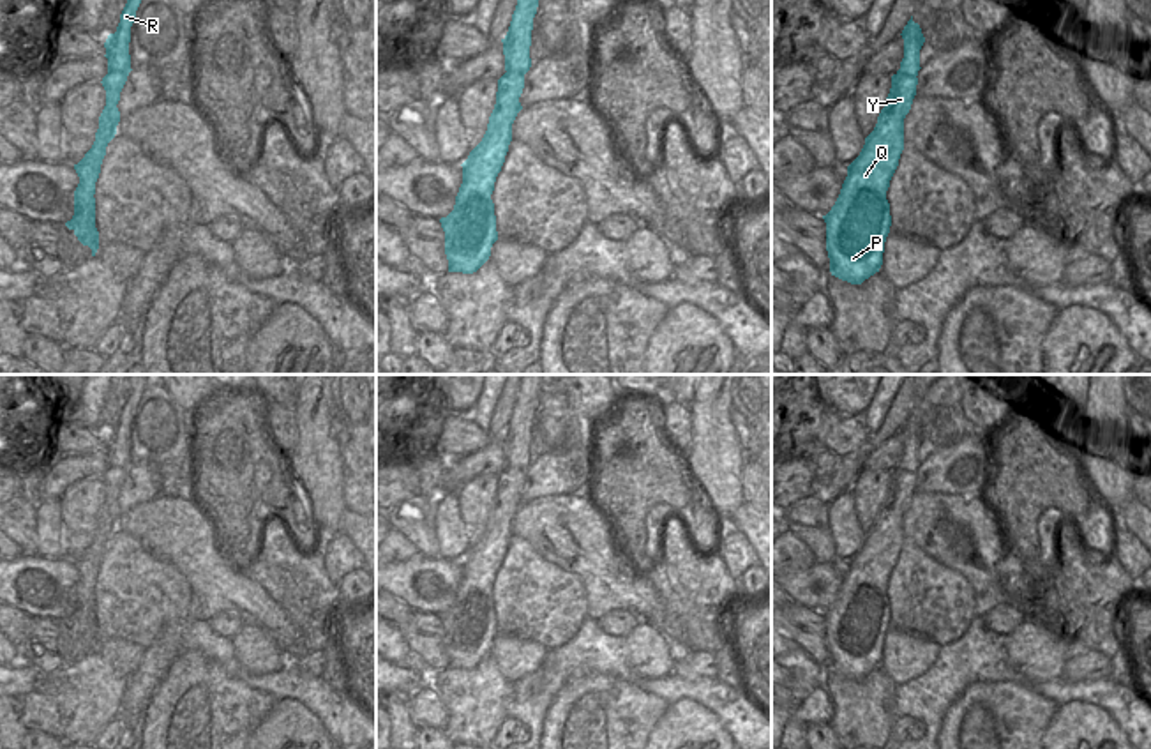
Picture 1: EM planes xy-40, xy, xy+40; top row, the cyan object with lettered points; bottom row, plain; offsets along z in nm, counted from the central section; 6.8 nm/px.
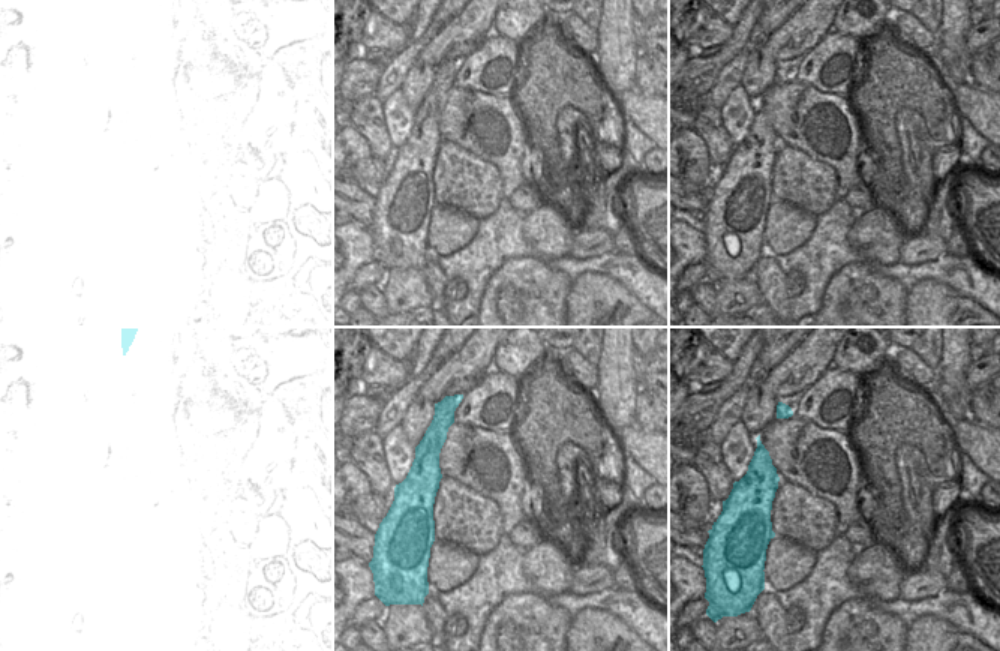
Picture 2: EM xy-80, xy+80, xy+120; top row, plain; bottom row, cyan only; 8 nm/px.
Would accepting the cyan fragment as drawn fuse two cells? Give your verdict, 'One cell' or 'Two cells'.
One cell

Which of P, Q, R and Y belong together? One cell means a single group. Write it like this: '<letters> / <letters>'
P Q R Y

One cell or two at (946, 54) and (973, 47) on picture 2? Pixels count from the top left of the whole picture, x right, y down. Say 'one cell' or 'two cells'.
two cells

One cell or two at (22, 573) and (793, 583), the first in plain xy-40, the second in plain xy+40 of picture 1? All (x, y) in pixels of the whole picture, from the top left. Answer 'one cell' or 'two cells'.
one cell

